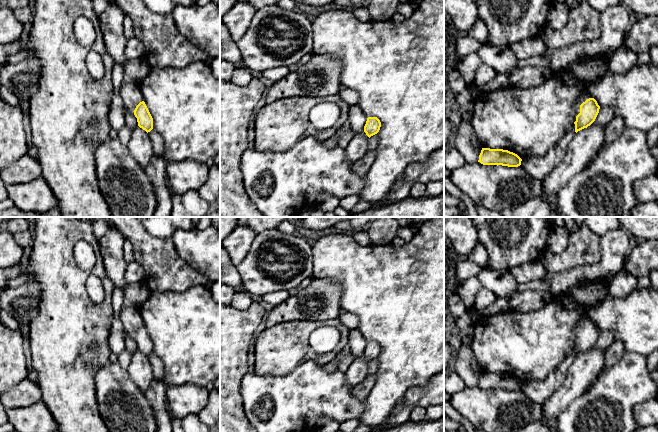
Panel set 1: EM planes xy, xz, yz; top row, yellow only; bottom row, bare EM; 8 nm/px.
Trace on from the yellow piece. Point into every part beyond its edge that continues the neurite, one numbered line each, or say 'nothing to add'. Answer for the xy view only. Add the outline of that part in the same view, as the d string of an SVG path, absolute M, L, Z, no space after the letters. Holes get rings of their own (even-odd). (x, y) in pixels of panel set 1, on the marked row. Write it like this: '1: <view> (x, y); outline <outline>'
1: xy (130, 93); outline M122 83L120 87L120 96L123 100L125 108L134 114L136 106L144 101L138 83Z

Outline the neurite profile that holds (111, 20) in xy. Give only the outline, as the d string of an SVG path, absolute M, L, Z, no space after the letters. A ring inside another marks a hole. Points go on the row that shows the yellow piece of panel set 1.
M111 0L104 12L98 16L107 52L114 63L125 64L127 58L124 50L127 39L123 32L123 22L126 14Z

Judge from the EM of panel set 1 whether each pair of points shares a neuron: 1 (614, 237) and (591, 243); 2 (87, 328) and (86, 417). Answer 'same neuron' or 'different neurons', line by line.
1: different neurons
2: same neuron

